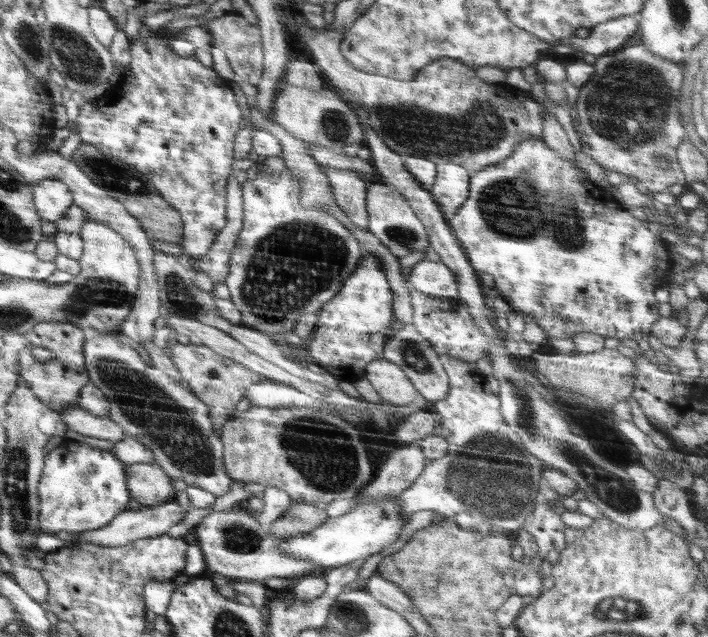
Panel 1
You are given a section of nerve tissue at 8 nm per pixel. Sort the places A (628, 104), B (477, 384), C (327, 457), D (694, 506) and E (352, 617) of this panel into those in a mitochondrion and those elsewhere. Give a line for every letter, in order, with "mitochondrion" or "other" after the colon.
A: mitochondrion
B: other
C: mitochondrion
D: other
E: mitochondrion

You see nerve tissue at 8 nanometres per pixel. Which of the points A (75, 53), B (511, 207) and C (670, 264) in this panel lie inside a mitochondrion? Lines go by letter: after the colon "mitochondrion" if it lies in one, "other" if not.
A: mitochondrion
B: mitochondrion
C: other

